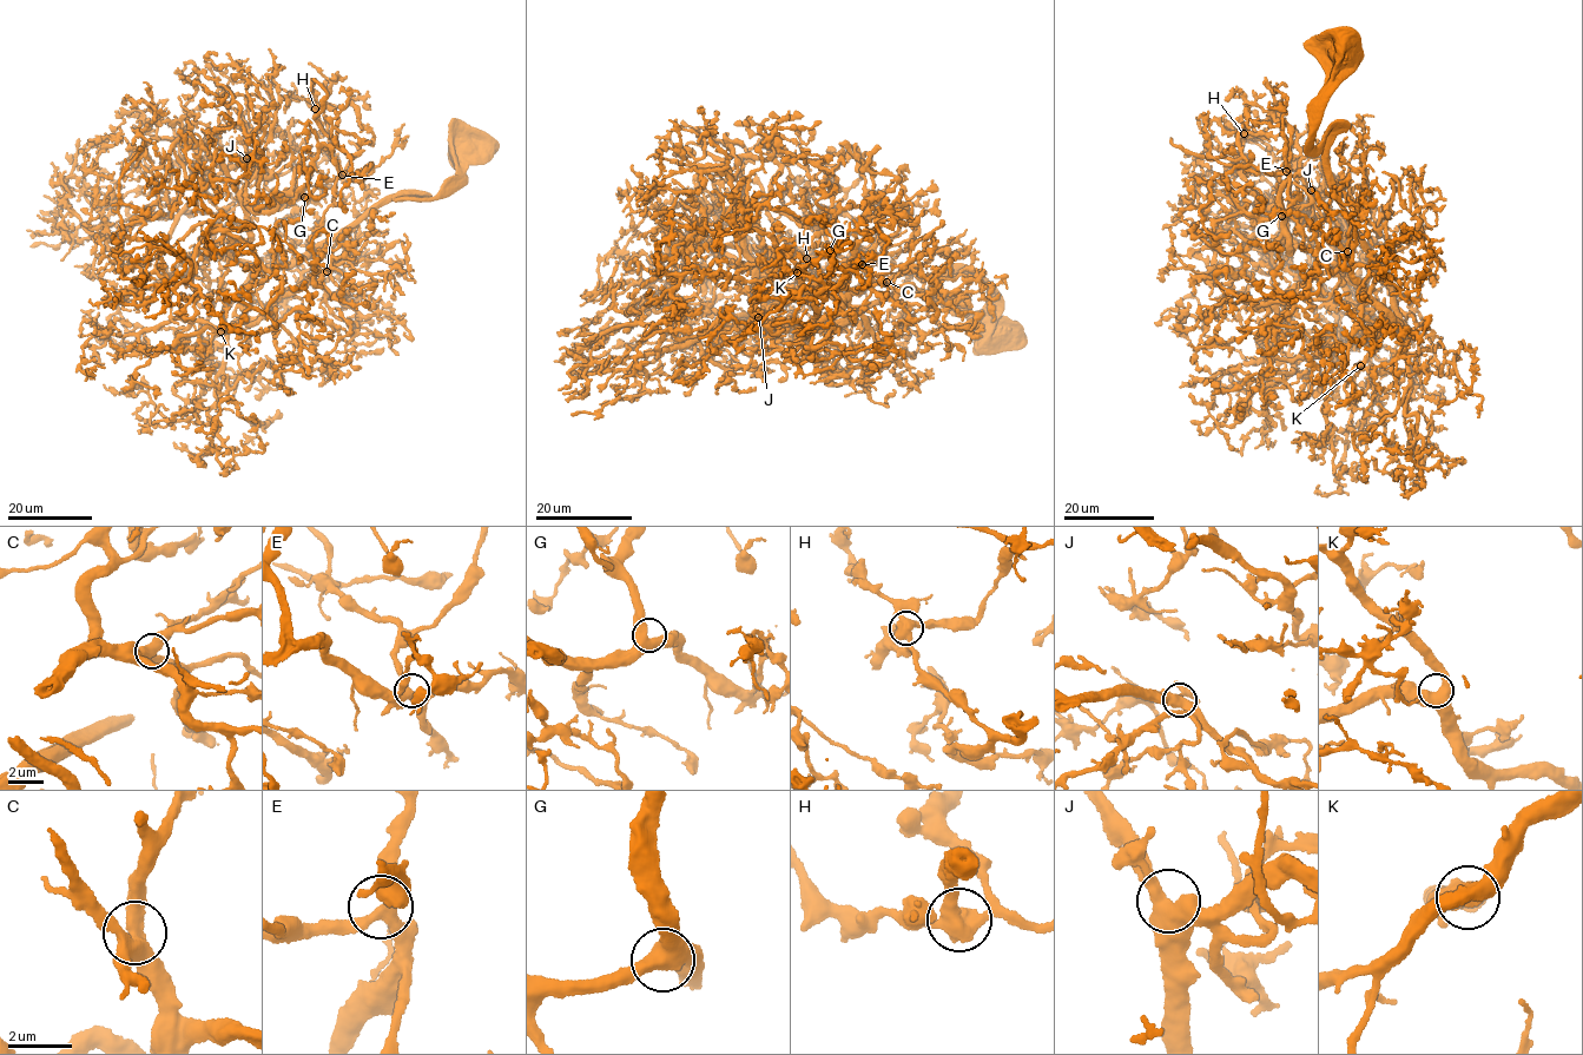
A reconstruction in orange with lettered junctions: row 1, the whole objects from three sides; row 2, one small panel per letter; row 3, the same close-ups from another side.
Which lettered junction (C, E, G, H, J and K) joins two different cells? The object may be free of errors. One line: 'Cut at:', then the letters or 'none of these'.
Cut at: H

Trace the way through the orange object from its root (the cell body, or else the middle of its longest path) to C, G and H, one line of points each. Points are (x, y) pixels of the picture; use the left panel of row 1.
C: (462, 147), (462, 170), (434, 198), (388, 196), (307, 252), (259, 268), (225, 312), (224, 329), (327, 271)
G: (462, 147), (434, 198), (388, 196), (290, 262), (219, 258), (249, 235), (245, 204), (304, 197)
H: (462, 147), (434, 198), (388, 196), (290, 262), (221, 259), (245, 204), (329, 144), (315, 109)

